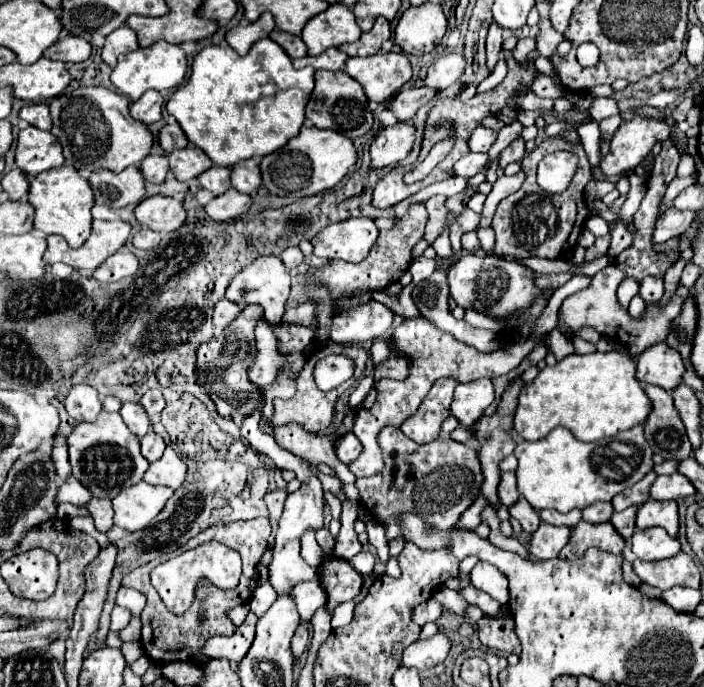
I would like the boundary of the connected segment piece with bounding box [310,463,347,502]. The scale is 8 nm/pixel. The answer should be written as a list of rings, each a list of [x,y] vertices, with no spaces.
[[[310,463],[310,470],[319,478],[324,491],[334,493],[341,502],[346,501],[347,498],[342,491],[343,484],[337,477],[321,473],[318,471],[318,467],[312,463]]]

